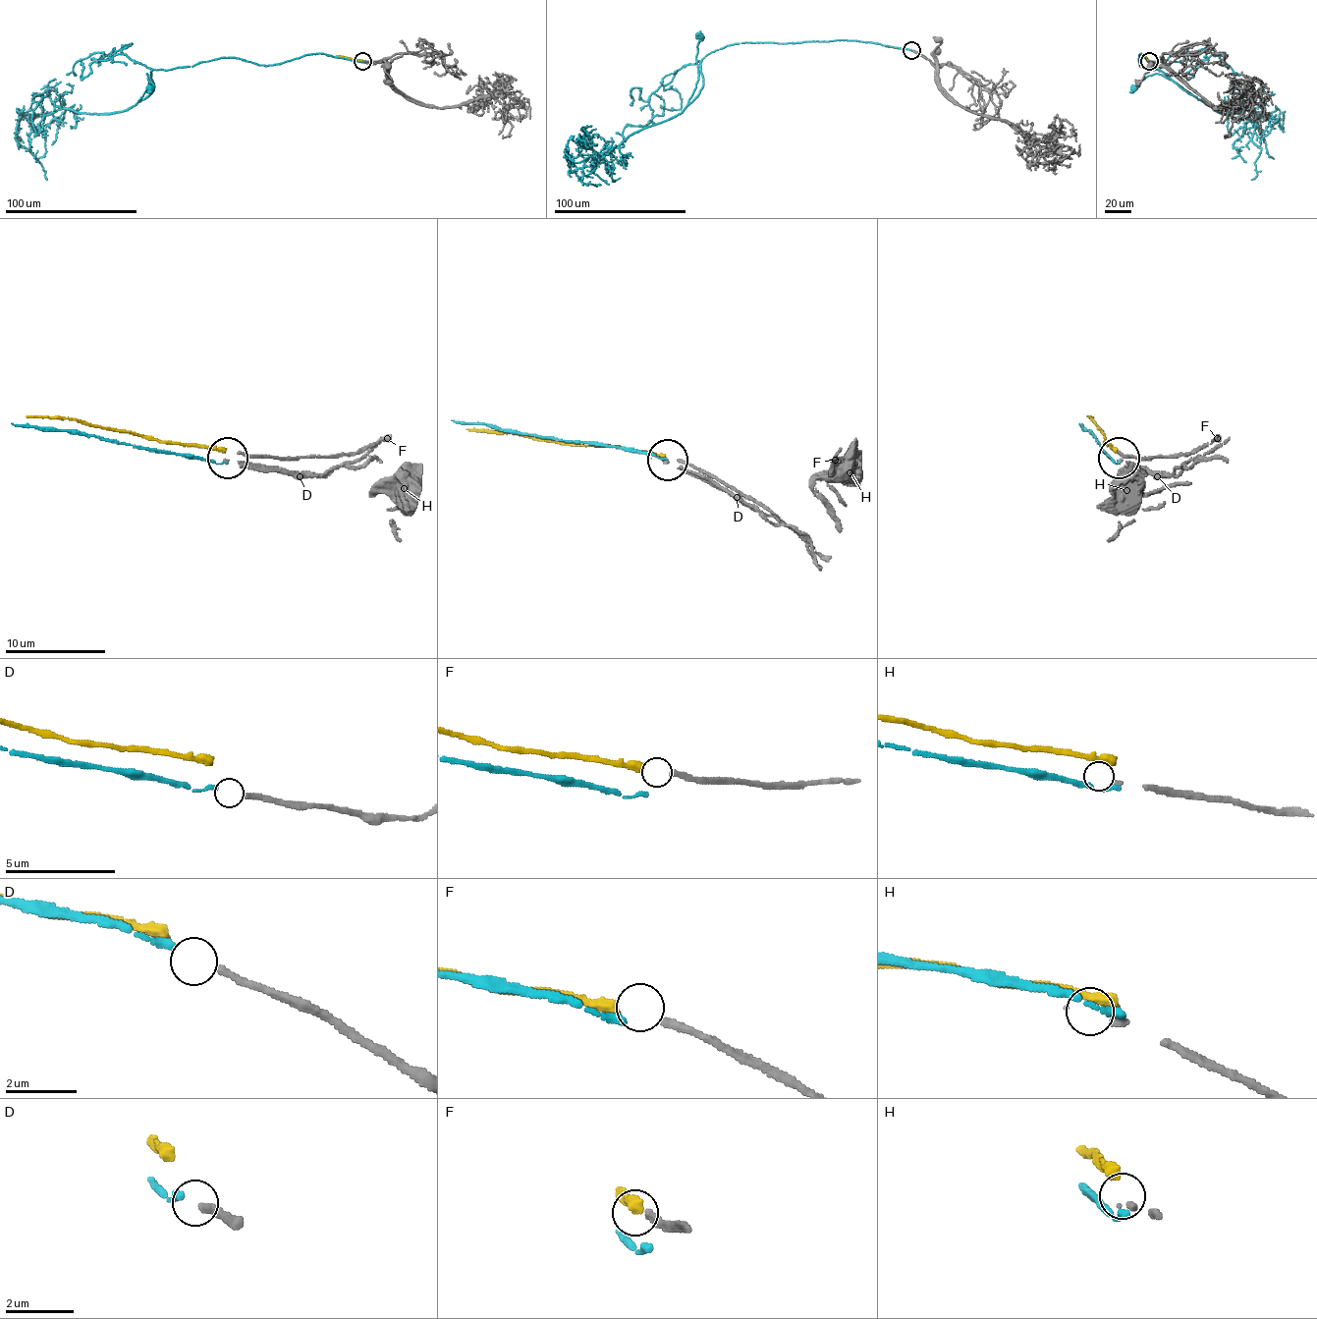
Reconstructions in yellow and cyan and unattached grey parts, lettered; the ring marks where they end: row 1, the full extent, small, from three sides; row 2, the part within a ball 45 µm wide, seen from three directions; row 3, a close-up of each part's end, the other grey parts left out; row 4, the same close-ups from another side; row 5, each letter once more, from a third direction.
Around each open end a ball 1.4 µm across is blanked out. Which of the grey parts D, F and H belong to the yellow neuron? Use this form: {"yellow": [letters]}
{"yellow": ["F"]}

